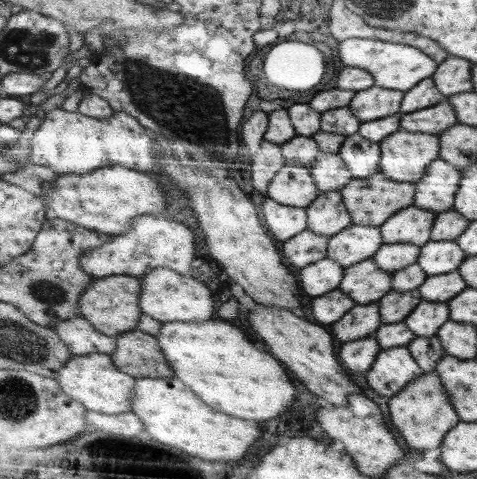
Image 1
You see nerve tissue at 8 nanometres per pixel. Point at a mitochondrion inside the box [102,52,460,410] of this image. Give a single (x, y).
(158, 93)

